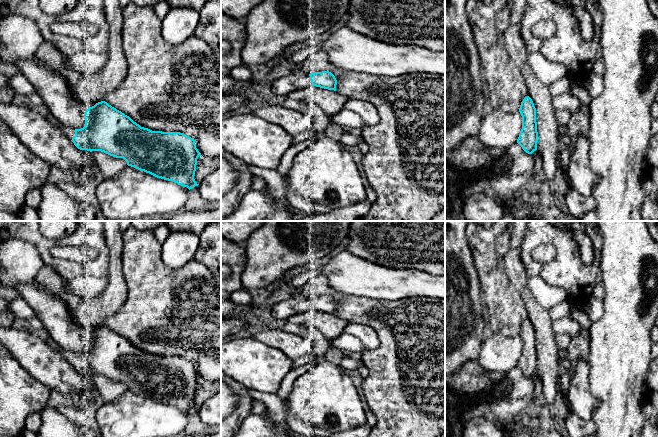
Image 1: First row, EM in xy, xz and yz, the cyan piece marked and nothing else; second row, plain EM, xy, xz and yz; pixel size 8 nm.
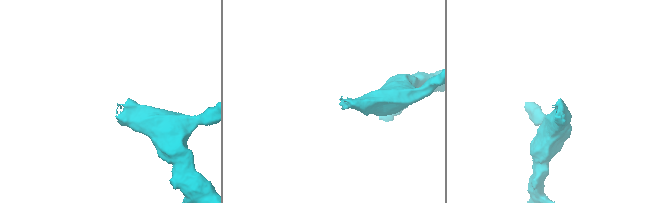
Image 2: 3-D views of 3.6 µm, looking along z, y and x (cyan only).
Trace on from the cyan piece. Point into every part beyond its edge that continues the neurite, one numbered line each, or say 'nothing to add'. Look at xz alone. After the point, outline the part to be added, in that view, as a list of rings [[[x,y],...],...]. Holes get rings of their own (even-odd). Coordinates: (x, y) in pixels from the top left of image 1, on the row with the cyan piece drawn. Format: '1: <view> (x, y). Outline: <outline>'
1: xz (284, 85). Outline: [[[292,73],[273,80],[270,85],[275,94],[283,96],[293,91],[311,87],[312,83],[309,75]]]

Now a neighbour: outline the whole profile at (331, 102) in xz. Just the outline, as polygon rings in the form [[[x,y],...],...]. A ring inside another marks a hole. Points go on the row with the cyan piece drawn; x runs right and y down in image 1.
[[[316,86],[293,91],[287,95],[296,104],[317,105],[329,116],[338,114],[344,109],[349,98],[334,90]]]

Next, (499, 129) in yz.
[[[491,107],[481,120],[478,139],[489,148],[508,148],[517,142],[522,129],[519,111],[506,112],[499,107]]]

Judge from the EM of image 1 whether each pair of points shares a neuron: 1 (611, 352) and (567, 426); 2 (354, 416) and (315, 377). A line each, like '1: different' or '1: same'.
1: different
2: same

